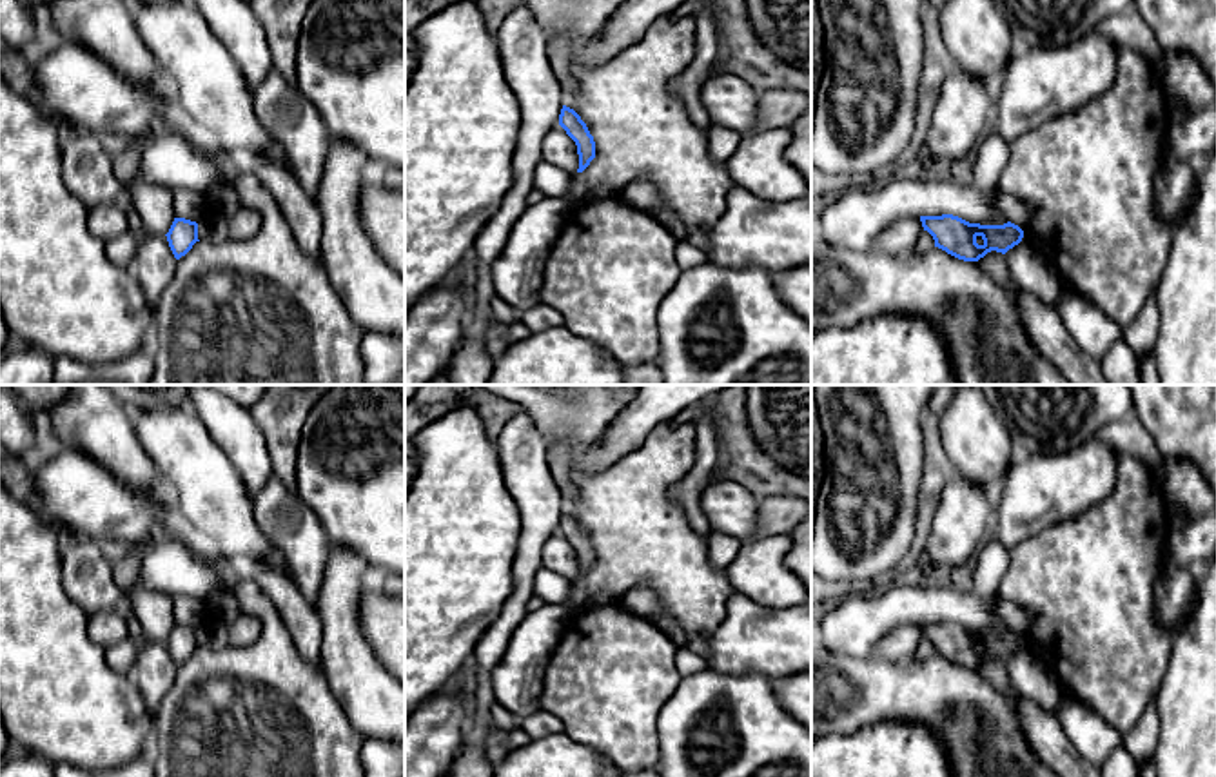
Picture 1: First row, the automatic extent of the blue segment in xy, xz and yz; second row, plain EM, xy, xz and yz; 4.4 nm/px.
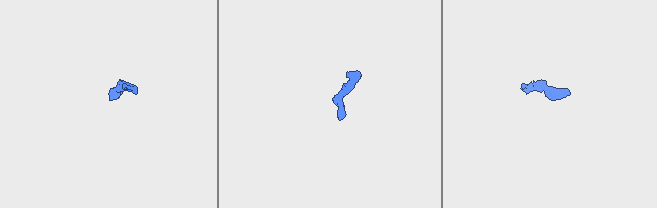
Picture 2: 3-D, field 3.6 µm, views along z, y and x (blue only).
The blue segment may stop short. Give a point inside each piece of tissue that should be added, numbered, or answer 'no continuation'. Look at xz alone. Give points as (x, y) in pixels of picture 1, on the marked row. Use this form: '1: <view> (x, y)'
no continuation

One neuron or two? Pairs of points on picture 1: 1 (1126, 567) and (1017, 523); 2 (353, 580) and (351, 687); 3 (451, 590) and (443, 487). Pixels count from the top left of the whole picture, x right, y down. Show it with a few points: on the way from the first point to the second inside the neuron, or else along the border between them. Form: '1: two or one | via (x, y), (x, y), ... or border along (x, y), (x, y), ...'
1: two | border along (1078, 516), (1048, 525), (1010, 549)
2: one | via (345, 607), (347, 659)
3: one | via (451, 565), (451, 512)

